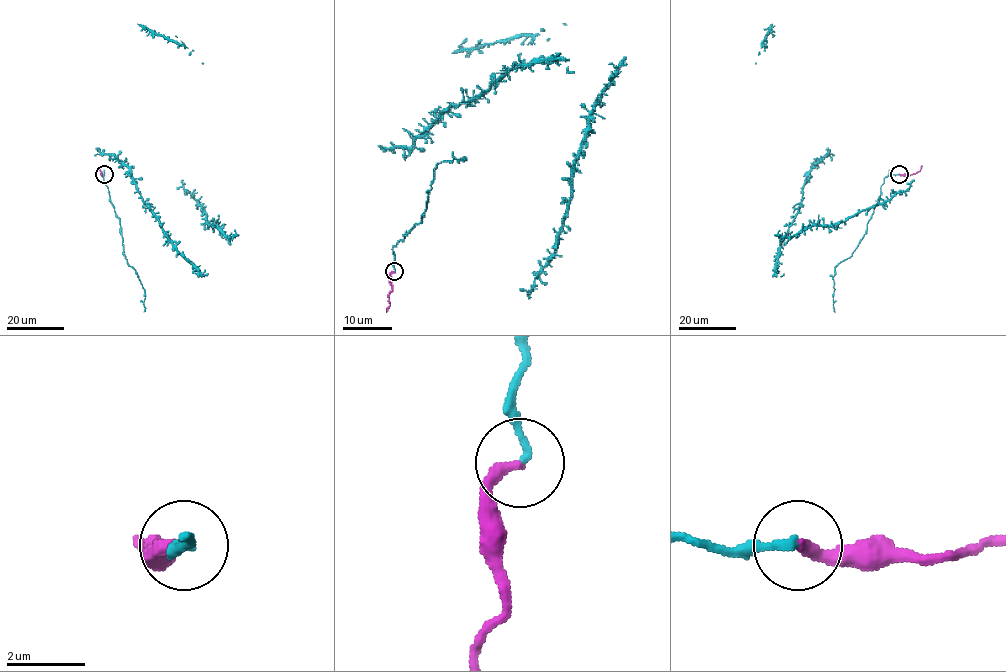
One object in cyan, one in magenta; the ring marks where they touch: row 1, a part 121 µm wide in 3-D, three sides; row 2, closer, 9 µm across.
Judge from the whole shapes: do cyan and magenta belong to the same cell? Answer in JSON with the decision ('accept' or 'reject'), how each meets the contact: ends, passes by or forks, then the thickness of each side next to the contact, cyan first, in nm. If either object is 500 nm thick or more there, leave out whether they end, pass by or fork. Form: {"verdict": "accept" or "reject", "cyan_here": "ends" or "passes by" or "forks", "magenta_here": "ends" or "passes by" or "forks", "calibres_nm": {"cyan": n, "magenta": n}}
{"verdict": "accept", "cyan_here": "ends", "magenta_here": "ends", "calibres_nm": {"cyan": 180, "magenta": 300}}

